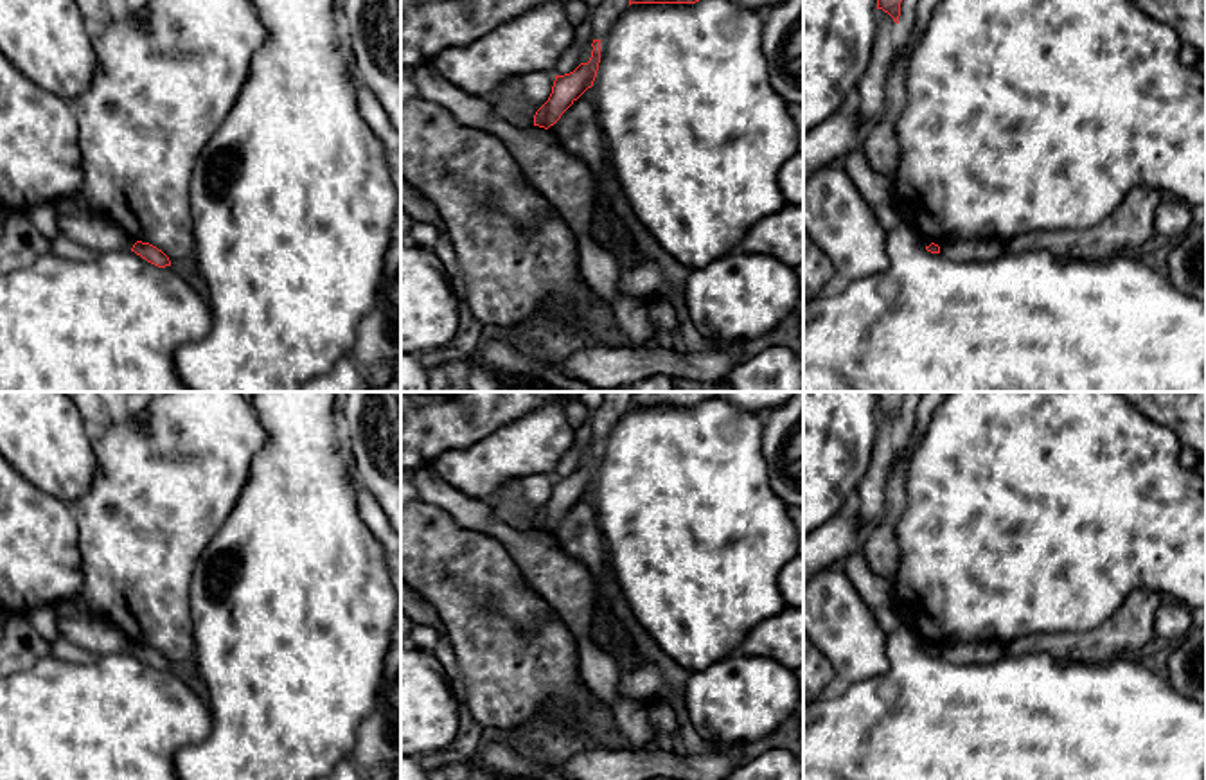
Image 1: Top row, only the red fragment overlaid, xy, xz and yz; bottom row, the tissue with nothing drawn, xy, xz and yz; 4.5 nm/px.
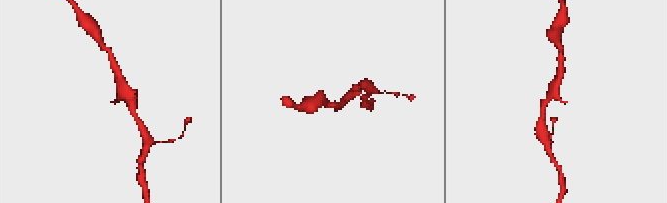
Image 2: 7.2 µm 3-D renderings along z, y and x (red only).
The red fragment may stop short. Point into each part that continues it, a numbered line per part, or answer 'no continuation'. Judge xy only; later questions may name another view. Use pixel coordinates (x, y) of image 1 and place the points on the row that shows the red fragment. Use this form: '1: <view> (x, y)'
no continuation

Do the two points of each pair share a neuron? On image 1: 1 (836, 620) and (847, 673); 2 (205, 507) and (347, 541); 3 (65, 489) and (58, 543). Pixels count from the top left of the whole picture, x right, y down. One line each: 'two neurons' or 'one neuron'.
1: one neuron
2: two neurons
3: two neurons

